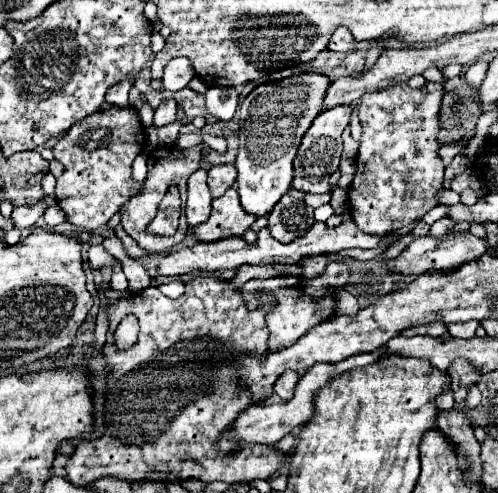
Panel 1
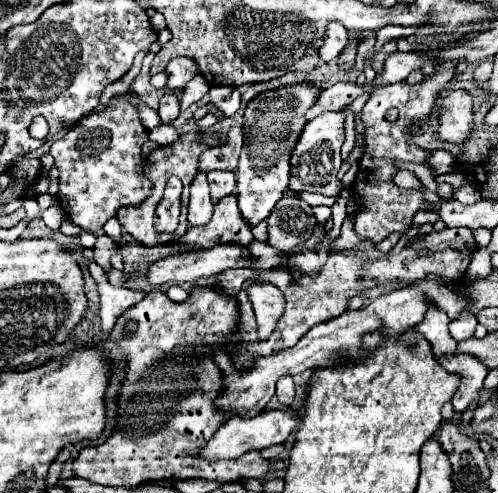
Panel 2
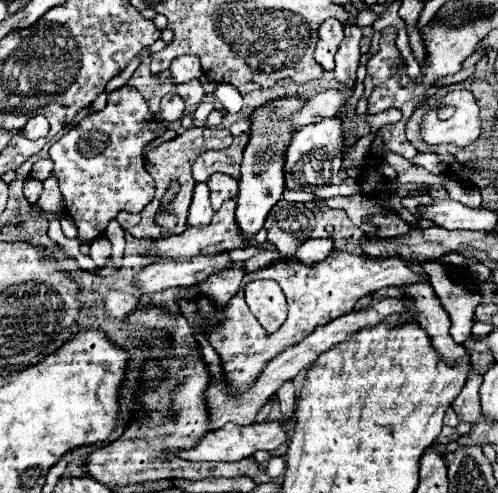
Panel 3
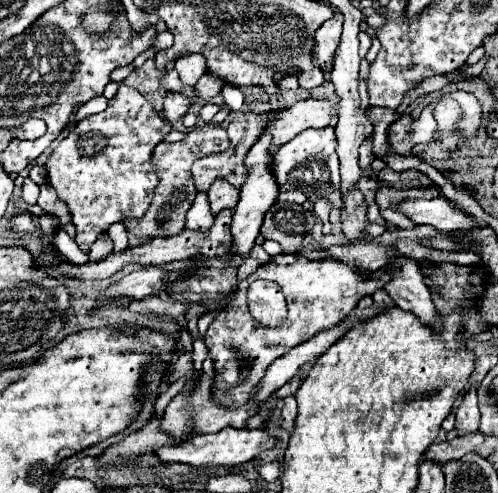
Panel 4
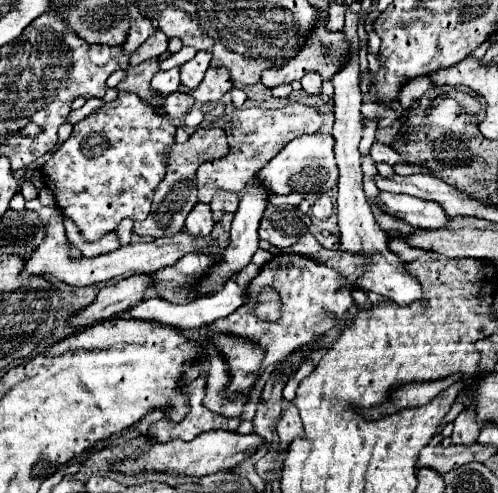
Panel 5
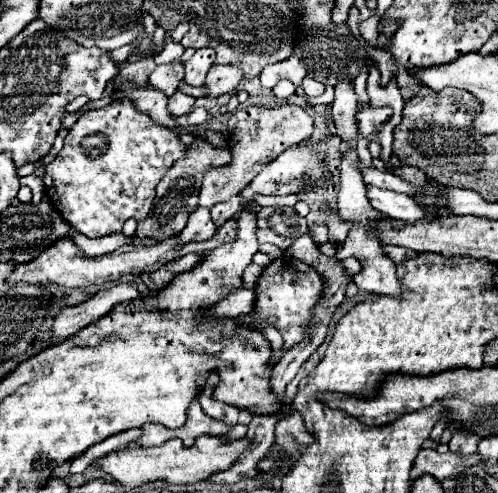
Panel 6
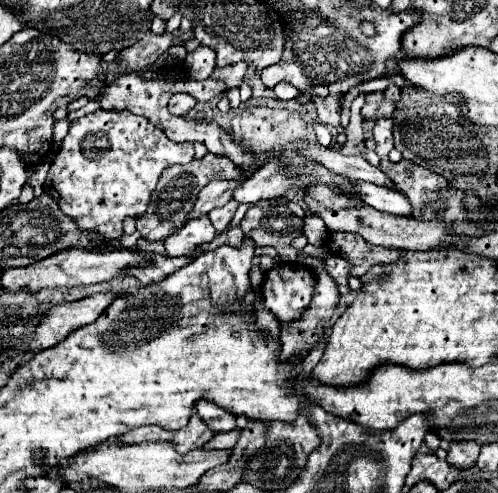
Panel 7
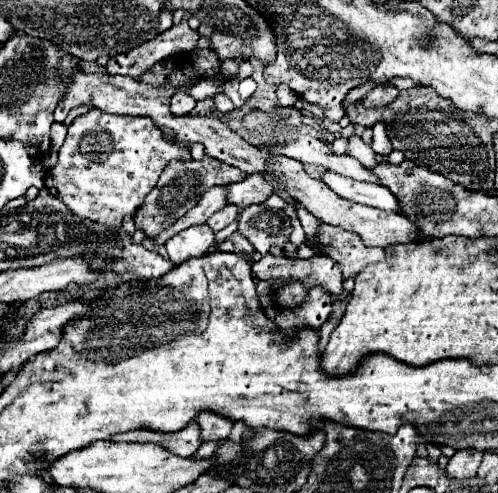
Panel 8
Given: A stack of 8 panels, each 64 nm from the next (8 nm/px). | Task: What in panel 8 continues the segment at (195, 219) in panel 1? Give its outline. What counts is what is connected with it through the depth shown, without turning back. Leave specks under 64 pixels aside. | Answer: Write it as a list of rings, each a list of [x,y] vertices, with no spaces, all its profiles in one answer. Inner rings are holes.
[[[196,224],[172,236],[172,240],[168,240],[166,244],[166,252],[174,264],[182,264],[190,258],[206,254],[212,244],[214,244],[212,228],[208,228],[208,224]]]

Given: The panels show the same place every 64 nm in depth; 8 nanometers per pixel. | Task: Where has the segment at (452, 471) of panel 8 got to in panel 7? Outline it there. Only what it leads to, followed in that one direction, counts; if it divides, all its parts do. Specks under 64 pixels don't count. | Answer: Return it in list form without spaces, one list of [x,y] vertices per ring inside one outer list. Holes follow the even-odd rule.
[[[464,442],[464,444],[450,444],[448,450],[448,462],[456,468],[472,468],[478,460],[480,446],[476,442]]]

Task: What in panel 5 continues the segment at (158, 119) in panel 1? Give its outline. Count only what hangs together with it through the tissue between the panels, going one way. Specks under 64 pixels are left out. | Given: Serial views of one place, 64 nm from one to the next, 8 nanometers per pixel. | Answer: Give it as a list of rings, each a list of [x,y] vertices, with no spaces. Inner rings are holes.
[[[172,92],[164,100],[164,116],[168,120],[184,118],[190,112],[192,104],[194,104],[194,98],[190,94],[186,94],[186,92]]]

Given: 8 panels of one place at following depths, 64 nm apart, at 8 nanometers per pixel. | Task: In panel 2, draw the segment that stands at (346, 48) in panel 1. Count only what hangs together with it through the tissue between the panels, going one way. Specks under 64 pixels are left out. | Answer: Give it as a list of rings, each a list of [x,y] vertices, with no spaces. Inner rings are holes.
[[[330,24],[330,28],[326,30],[326,36],[324,36],[324,46],[322,46],[322,50],[320,50],[320,56],[322,56],[322,60],[330,62],[330,60],[336,58],[346,46],[348,46],[346,28],[340,26],[340,24]]]

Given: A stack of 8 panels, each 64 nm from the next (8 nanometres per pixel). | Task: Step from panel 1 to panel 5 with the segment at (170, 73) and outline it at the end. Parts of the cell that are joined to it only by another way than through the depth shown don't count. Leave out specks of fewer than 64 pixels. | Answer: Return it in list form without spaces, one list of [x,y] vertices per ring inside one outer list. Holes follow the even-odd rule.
[[[196,52],[196,56],[192,60],[188,60],[180,66],[182,84],[186,88],[196,88],[202,82],[208,66],[210,66],[210,52]]]

